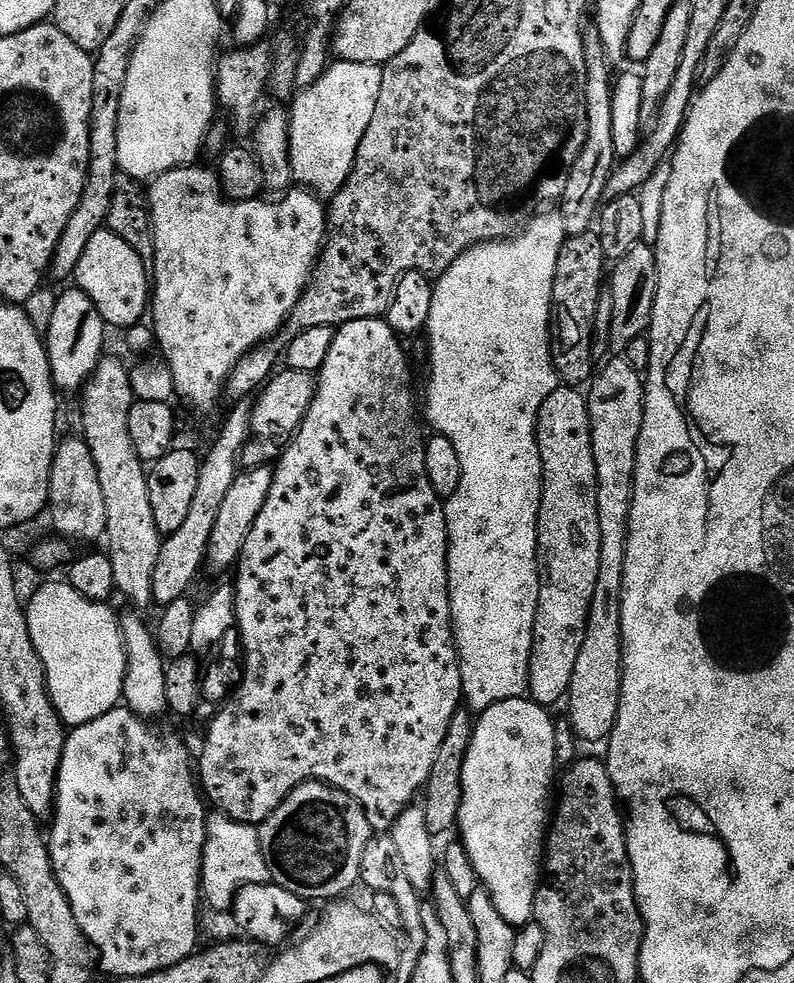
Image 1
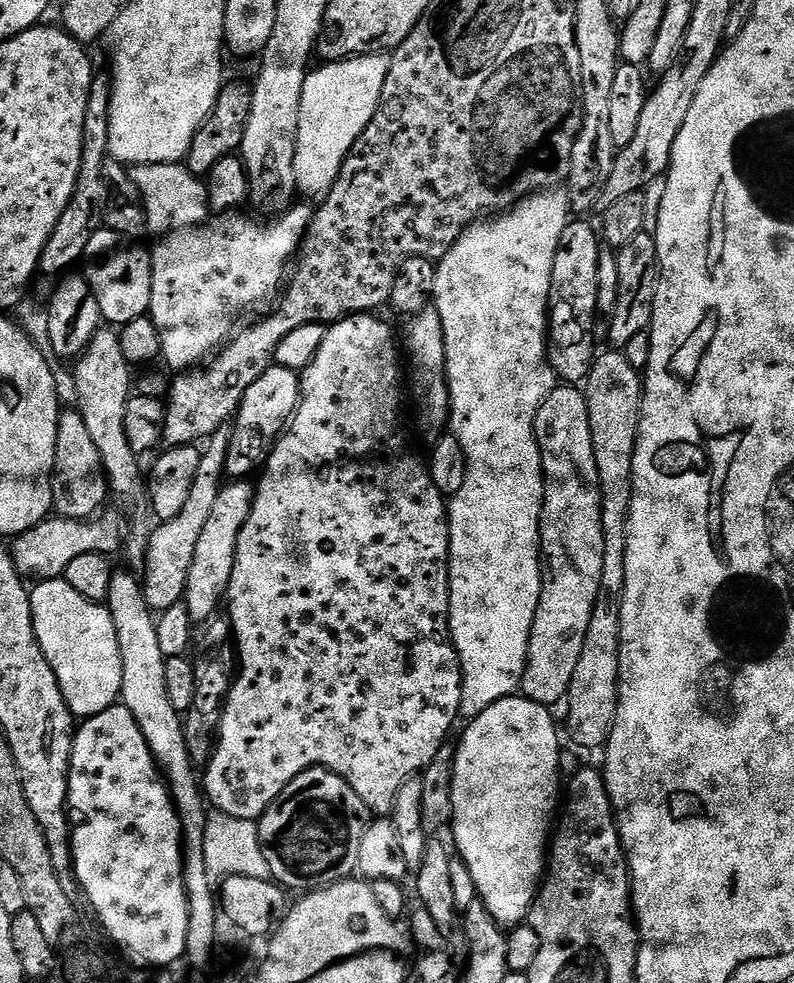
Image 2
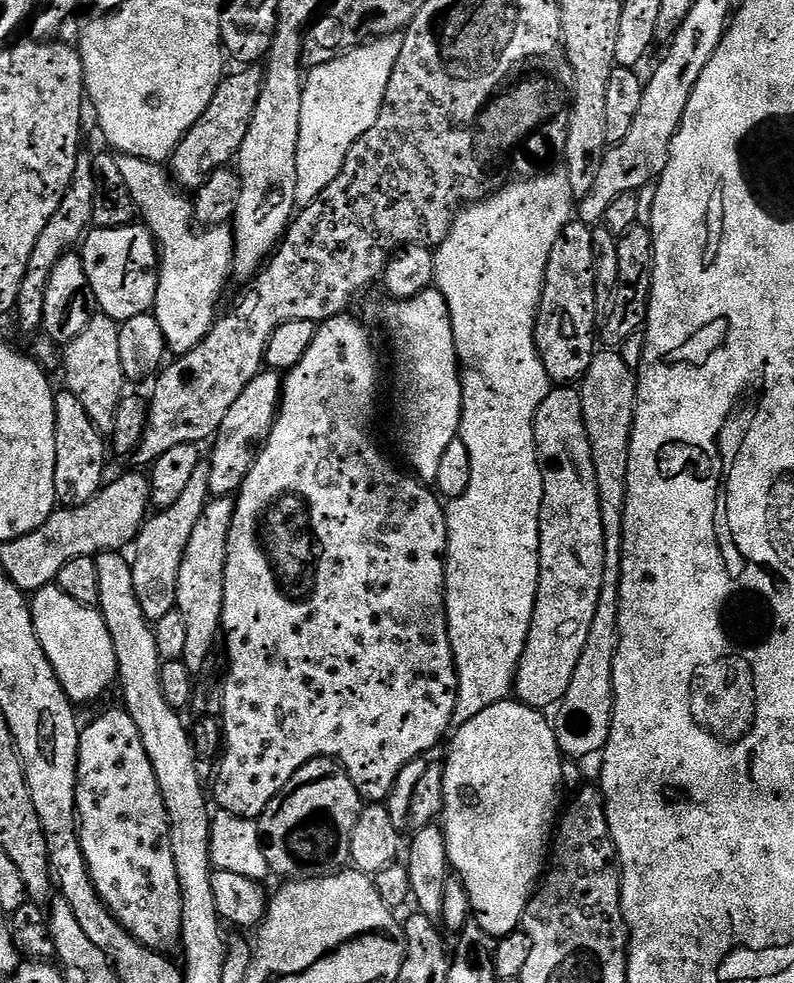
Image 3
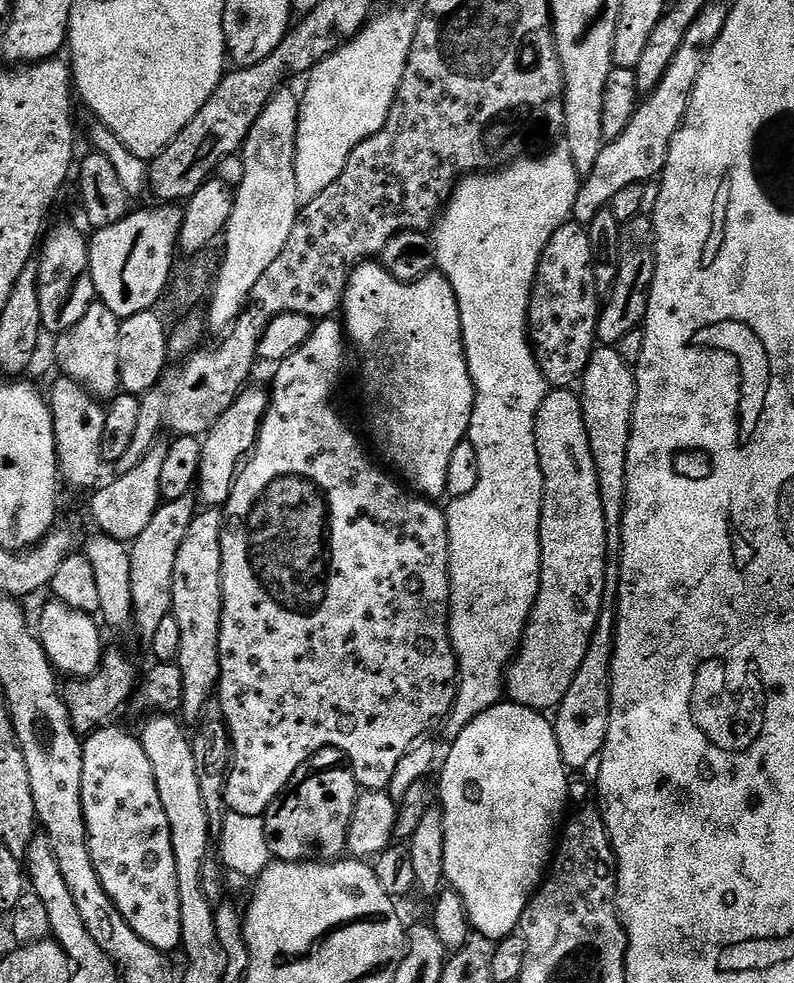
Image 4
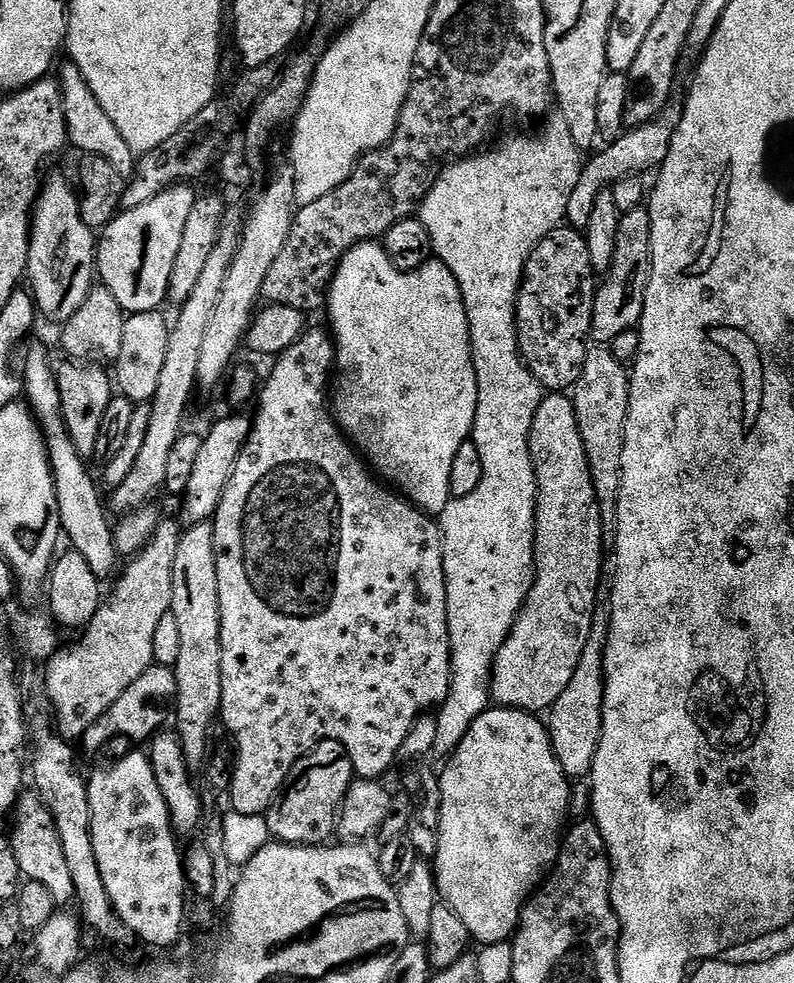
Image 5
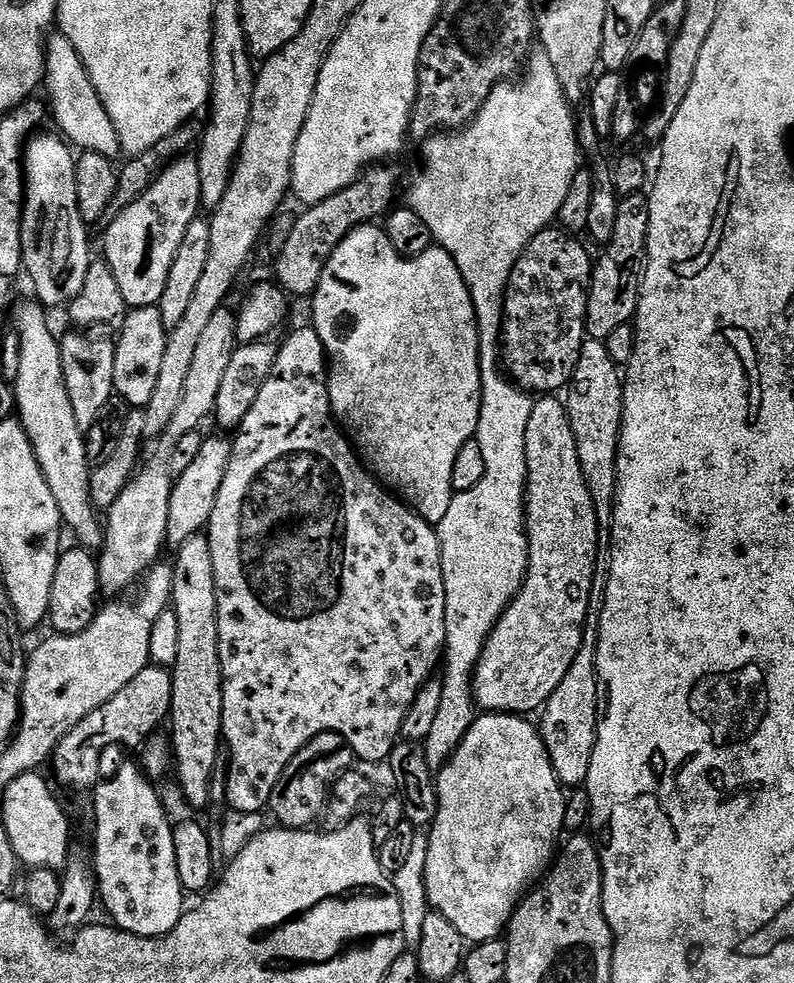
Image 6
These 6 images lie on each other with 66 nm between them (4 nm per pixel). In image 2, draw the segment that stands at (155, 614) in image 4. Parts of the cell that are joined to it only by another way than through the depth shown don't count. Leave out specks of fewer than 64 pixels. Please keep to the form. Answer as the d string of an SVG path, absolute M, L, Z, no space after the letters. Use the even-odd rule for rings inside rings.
M228 426L219 428L213 436L208 437L206 443L200 448L198 474L194 474L194 487L190 489L182 510L174 518L157 523L152 537L147 537L142 583L144 597L152 607L153 613L165 612L170 606L183 601L186 578L190 574L190 562L194 560L194 546L198 546L198 537L206 526L208 516L220 493L222 481L225 479L226 454L230 450L231 441L232 430Z

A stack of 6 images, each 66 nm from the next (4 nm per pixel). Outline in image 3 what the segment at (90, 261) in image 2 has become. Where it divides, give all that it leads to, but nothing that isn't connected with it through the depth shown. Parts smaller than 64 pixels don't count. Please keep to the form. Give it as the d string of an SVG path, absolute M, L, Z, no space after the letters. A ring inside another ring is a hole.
M133 222L121 228L93 227L82 241L82 255L96 307L103 315L123 322L153 311L160 257L156 237L147 224Z

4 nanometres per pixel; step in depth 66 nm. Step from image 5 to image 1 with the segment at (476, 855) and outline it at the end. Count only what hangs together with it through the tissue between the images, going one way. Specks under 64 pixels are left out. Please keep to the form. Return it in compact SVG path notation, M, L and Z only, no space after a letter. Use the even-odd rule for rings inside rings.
M531 698L490 706L479 713L466 762L462 762L462 802L456 819L459 839L498 914L517 930L533 919L536 910L536 889L546 859L550 801L558 776L556 726L548 712L545 705Z

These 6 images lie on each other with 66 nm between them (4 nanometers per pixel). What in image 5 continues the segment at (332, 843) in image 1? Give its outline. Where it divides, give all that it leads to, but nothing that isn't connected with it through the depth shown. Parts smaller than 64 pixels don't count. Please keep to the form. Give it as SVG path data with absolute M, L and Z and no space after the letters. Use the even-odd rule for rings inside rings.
M324 740L315 744L311 750L286 774L286 782L280 787L276 797L272 800L267 810L269 833L281 844L307 844L309 846L320 846L333 839L338 828L338 813L340 803L346 794L346 790L352 785L354 769L352 758L347 755L342 742Z

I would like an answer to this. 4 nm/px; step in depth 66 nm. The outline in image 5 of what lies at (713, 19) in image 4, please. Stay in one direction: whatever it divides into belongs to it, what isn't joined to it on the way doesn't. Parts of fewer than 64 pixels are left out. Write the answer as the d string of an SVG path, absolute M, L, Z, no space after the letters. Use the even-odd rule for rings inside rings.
M655 118L638 128L623 133L621 139L609 143L605 152L600 152L592 161L585 163L580 169L578 184L570 193L570 202L566 202L566 220L571 227L583 230L586 222L590 222L590 210L594 208L594 198L598 198L600 191L615 184L624 176L633 173L644 174L647 168L655 169L664 163L668 148L672 144L674 128L667 124L664 118Z

